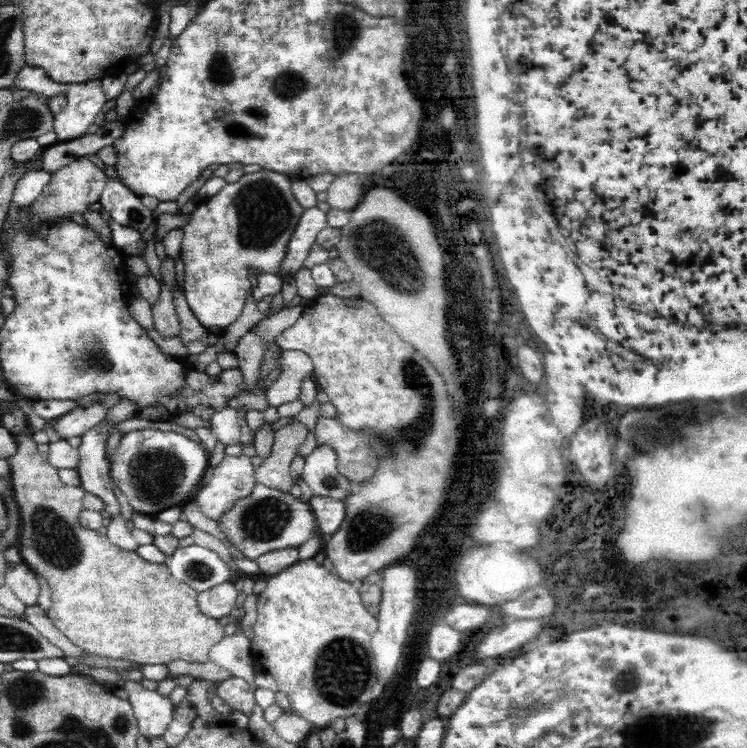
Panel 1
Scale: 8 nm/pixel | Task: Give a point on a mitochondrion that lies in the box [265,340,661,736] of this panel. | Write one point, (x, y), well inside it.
(341, 668)

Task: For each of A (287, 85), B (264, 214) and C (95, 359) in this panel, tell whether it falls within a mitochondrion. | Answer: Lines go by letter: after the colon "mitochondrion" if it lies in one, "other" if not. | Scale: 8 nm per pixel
A: mitochondrion
B: mitochondrion
C: mitochondrion

